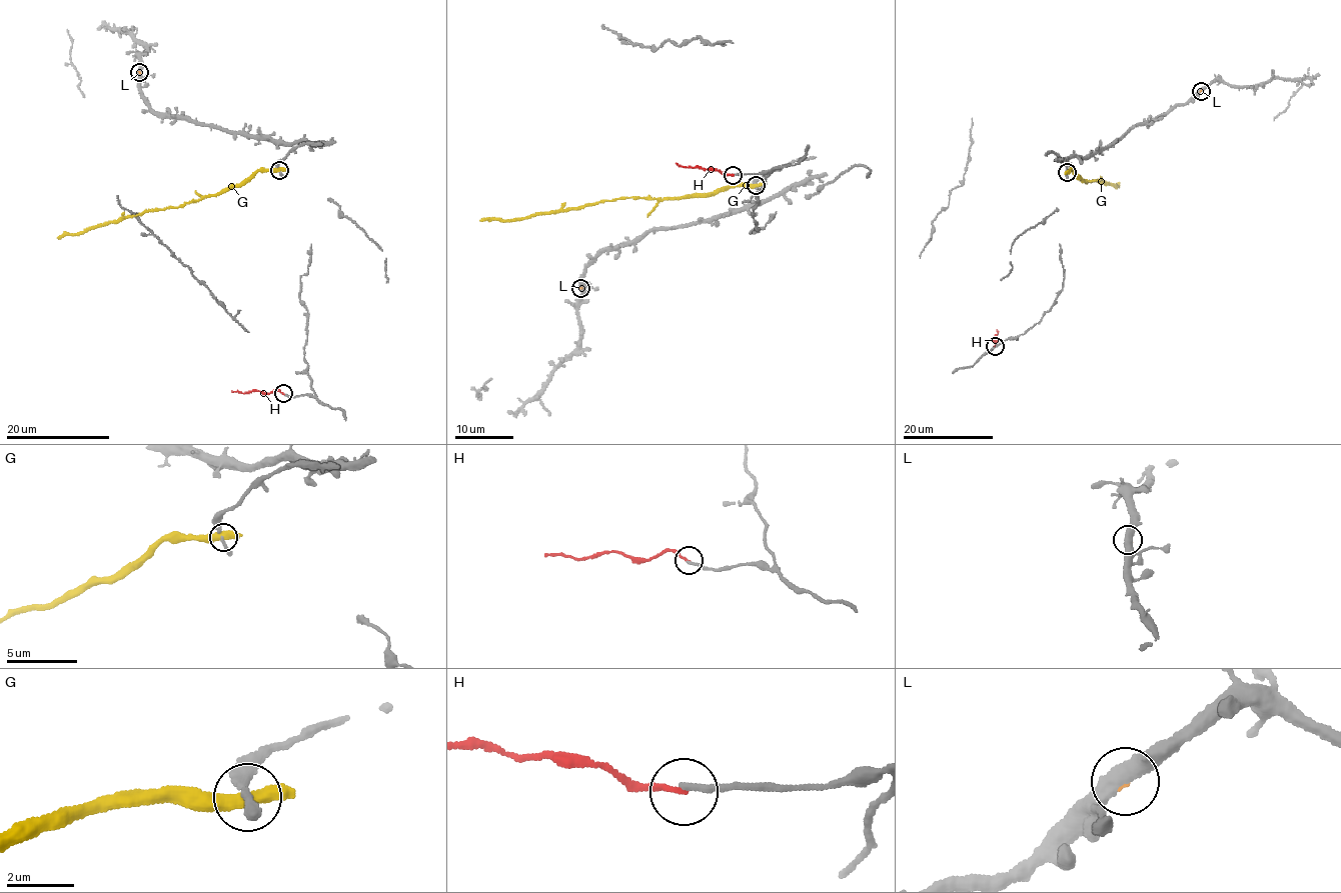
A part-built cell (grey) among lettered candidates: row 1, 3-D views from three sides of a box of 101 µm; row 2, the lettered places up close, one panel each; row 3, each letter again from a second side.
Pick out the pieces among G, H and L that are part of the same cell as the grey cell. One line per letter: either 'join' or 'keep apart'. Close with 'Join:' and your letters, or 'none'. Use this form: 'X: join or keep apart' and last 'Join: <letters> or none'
G: keep apart
H: join
L: join
Join: H, L

